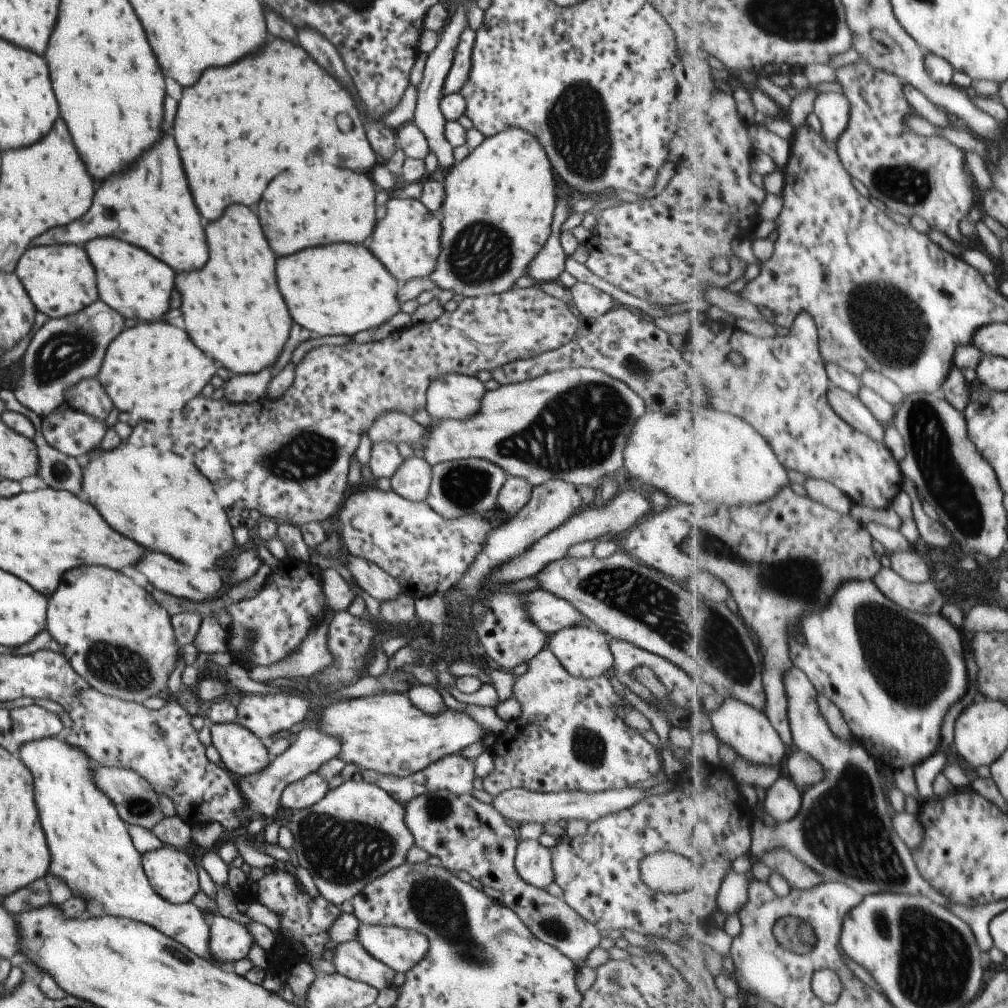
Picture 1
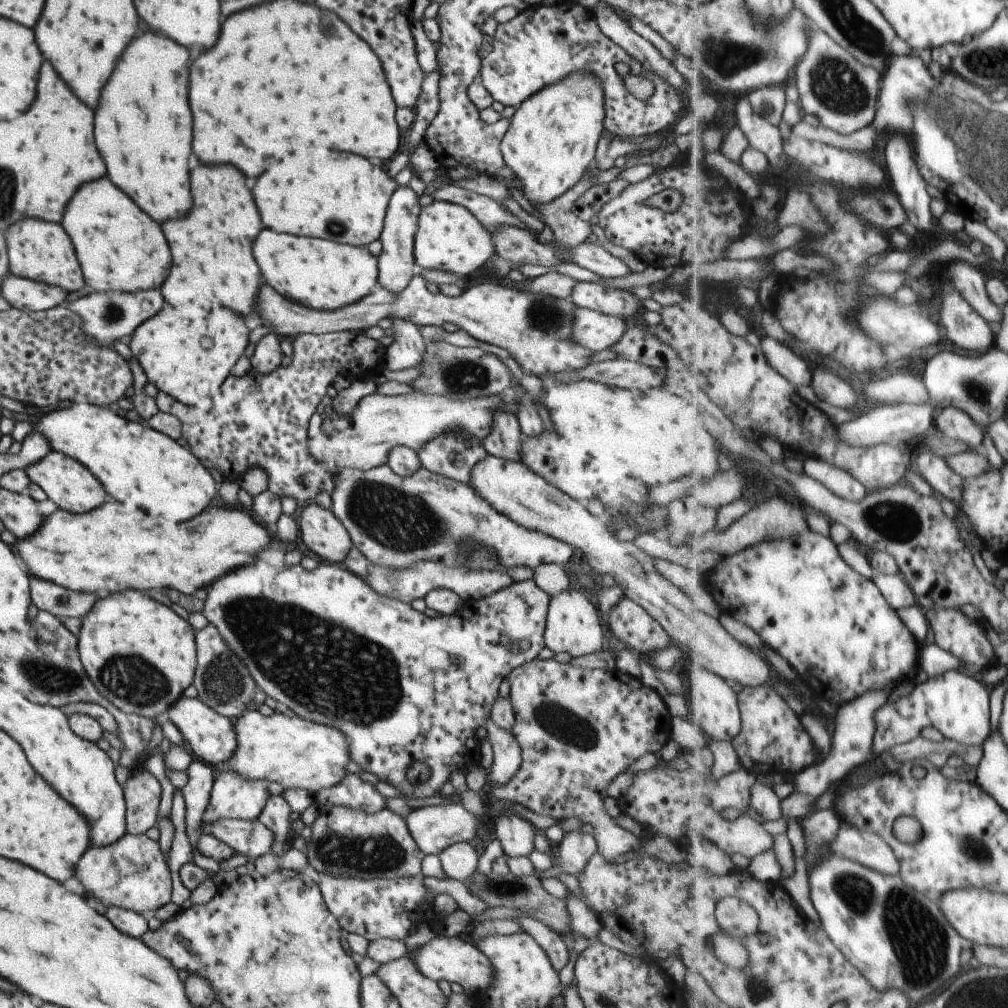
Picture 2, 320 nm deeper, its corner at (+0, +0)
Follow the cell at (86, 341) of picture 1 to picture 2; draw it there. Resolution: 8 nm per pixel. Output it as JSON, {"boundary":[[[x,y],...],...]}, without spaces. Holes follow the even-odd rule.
{"boundary":[[[91,290],[89,296],[71,300],[65,306],[80,318],[84,335],[91,337],[96,345],[107,345],[112,348],[113,340],[129,338],[130,332],[133,332],[136,326],[151,318],[155,312],[159,312],[163,306],[163,298],[159,290],[135,291],[134,293]]]}

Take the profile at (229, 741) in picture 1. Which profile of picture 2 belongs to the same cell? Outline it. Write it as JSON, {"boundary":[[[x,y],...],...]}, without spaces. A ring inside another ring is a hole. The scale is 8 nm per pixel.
{"boundary":[[[179,697],[163,715],[164,719],[169,720],[177,728],[189,752],[205,764],[215,766],[219,762],[225,762],[233,754],[236,740],[232,721],[211,710],[197,697]]]}

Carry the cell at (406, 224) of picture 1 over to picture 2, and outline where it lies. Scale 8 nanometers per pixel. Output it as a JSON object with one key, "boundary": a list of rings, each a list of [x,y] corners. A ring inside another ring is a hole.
{"boundary":[[[432,201],[421,207],[413,241],[415,265],[421,269],[447,271],[465,277],[477,268],[485,267],[494,253],[490,232],[464,206],[447,201]]]}

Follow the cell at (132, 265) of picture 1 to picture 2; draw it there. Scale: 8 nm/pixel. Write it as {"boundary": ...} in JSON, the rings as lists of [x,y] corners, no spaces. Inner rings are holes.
{"boundary":[[[107,176],[85,182],[75,190],[65,206],[61,226],[75,250],[84,284],[93,291],[149,290],[167,276],[171,256],[159,224],[143,214]]]}

